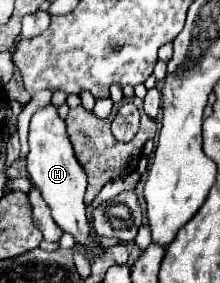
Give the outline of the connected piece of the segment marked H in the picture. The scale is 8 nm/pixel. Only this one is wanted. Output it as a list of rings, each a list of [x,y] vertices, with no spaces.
[[[49,105],[45,109],[39,109],[29,125],[29,155],[27,155],[27,171],[29,179],[35,183],[35,187],[41,191],[45,203],[53,211],[55,223],[75,237],[75,243],[81,245],[89,257],[101,257],[103,245],[91,237],[91,225],[85,213],[85,171],[81,171],[81,165],[77,163],[73,155],[73,147],[65,133],[65,121],[57,115],[57,107]]]

